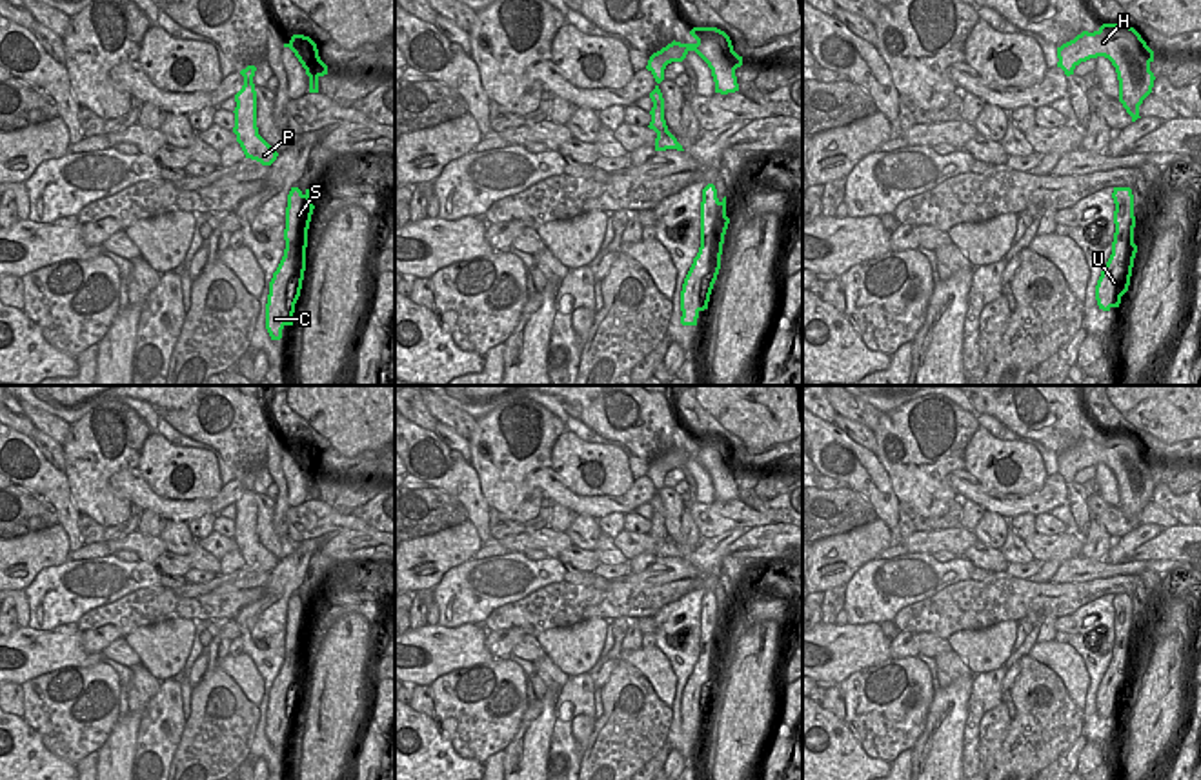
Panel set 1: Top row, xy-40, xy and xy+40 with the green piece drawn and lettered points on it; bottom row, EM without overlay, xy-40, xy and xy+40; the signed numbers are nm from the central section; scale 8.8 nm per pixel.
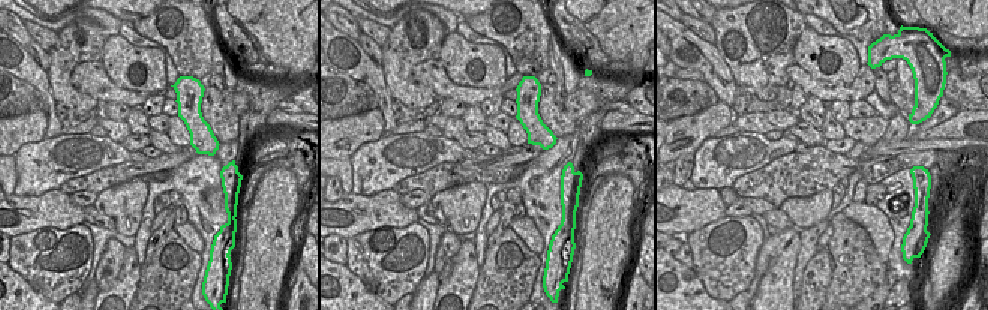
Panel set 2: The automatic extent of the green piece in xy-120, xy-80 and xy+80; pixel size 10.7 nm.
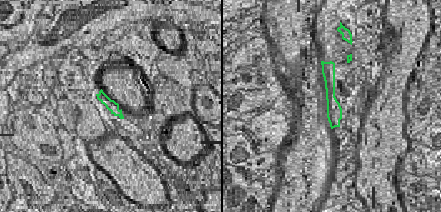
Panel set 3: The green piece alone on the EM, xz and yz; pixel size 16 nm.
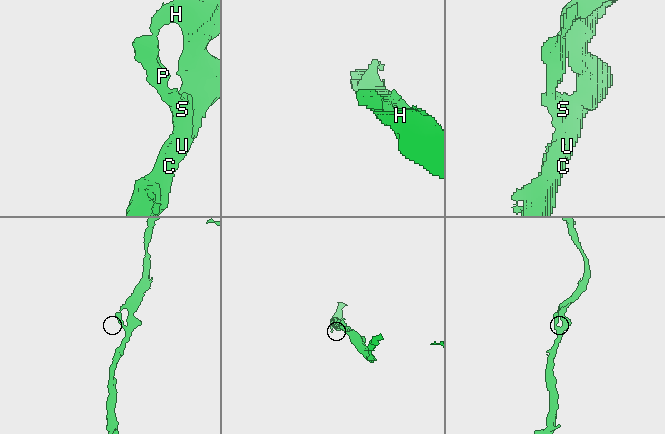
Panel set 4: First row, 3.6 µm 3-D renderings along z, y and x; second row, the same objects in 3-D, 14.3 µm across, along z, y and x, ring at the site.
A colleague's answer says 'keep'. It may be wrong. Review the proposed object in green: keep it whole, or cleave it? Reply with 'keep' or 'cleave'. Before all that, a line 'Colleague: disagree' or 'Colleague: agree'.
Colleague: agree
keep

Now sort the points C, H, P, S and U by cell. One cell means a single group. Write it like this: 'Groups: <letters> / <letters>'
Groups: C H P S U.

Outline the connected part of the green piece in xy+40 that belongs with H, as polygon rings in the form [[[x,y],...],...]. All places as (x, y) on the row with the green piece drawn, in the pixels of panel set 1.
[[[1119,22],[1103,24],[1097,31],[1083,31],[1074,40],[1057,47],[1057,67],[1070,76],[1081,62],[1097,56],[1108,58],[1115,67],[1119,102],[1132,116],[1132,122],[1135,122],[1141,118],[1139,105],[1154,87],[1156,76],[1150,71],[1154,51],[1134,27]]]

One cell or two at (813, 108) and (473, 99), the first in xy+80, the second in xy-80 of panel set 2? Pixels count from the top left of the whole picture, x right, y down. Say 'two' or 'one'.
two

